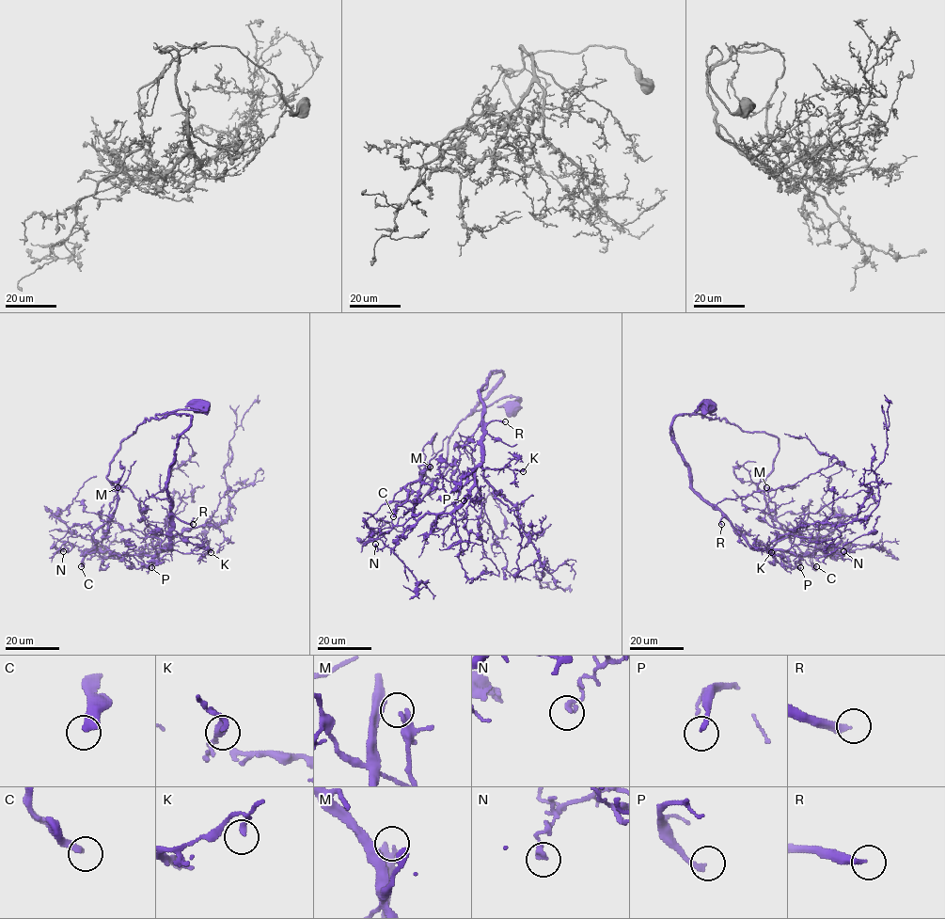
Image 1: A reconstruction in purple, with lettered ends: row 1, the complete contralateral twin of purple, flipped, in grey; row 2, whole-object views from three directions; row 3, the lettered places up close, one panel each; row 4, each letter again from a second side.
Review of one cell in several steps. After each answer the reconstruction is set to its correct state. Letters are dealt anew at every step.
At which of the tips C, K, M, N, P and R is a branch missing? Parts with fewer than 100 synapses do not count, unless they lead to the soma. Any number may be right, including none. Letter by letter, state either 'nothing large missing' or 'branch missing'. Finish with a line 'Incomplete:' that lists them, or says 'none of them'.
C: branch missing
K: nothing large missing
M: nothing large missing
N: nothing large missing
P: nothing large missing
R: branch missing
Incomplete: C, R

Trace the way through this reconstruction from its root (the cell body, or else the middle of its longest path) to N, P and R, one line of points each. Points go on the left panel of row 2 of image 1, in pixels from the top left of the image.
N: (199, 405), (204, 411), (146, 419), (120, 443), (106, 477), (118, 495), (106, 548), (70, 544), (63, 551)
P: (199, 405), (204, 411), (156, 415), (188, 414), (190, 424), (179, 436), (169, 467), (169, 548), (151, 567)
R: (199, 405), (204, 411), (179, 409), (156, 415), (190, 416), (169, 467), (166, 495), (172, 514), (193, 524)

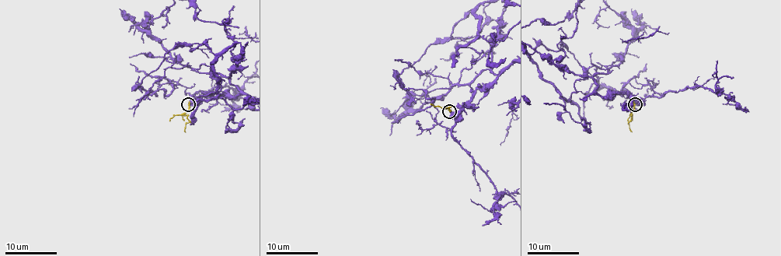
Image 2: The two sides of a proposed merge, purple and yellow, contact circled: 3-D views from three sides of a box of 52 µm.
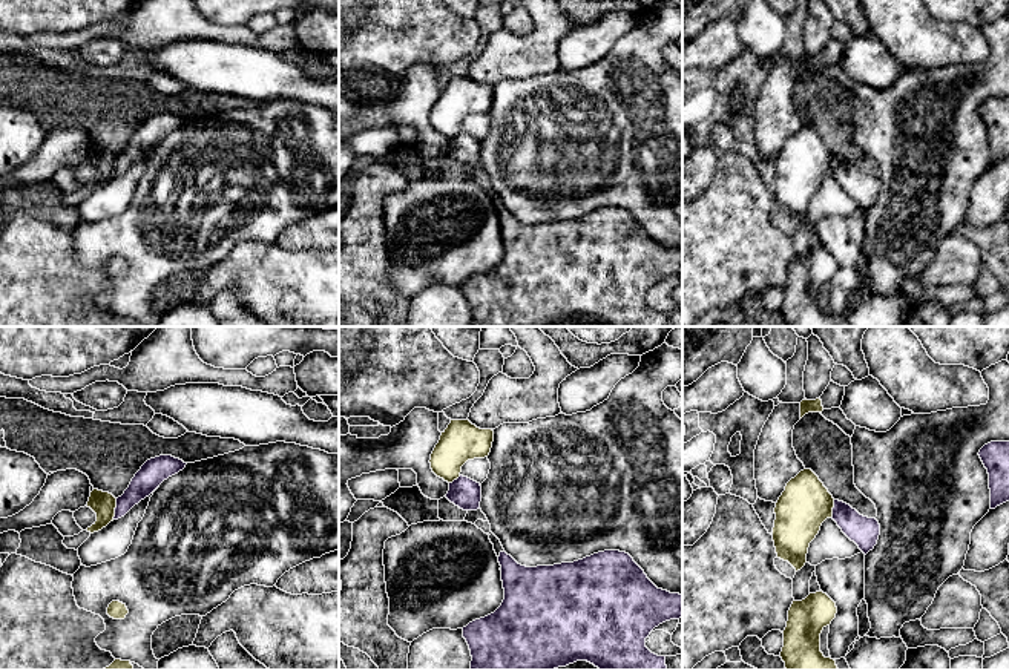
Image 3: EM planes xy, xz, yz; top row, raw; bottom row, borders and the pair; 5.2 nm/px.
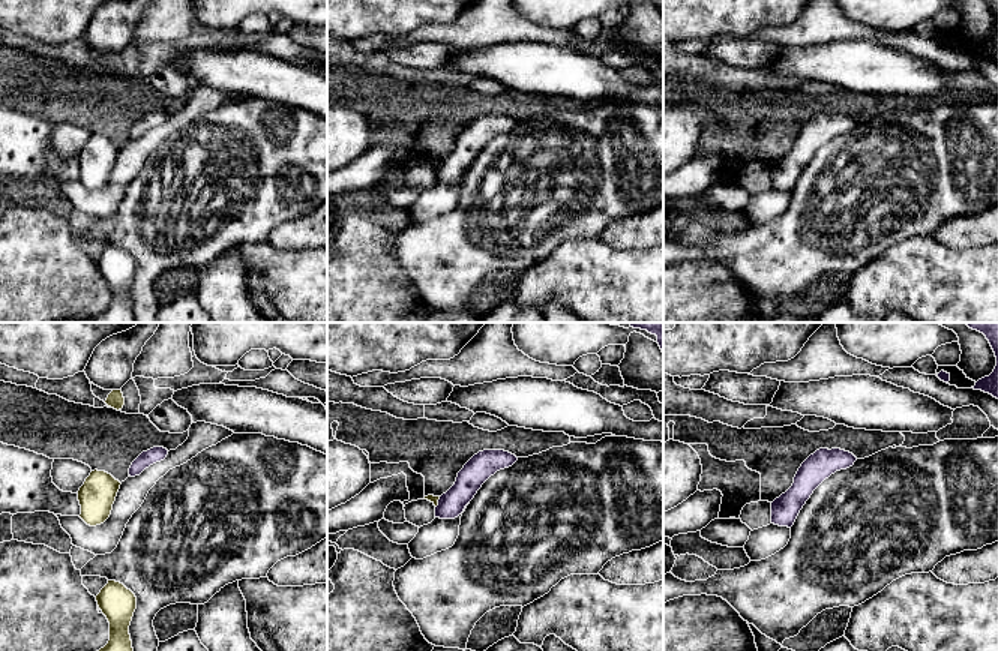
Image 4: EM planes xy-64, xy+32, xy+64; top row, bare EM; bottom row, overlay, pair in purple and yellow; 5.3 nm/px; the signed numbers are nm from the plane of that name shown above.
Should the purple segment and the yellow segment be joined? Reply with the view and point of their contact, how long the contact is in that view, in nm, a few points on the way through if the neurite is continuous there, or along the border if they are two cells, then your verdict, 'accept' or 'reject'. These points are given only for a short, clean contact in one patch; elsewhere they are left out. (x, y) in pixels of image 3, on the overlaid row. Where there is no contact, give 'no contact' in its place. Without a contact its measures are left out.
contact xy (115, 509); length 110 nm; border xy (117, 499), (112, 518); reject

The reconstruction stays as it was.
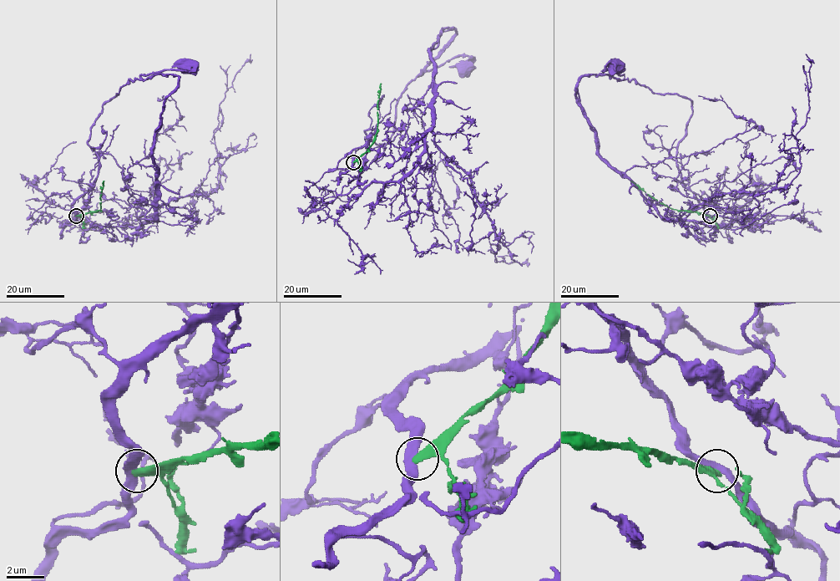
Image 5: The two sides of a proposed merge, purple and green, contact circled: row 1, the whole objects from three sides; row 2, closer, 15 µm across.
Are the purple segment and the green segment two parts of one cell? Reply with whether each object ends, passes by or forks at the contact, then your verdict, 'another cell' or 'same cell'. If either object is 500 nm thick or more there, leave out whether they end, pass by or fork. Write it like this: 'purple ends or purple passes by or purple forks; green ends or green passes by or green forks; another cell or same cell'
purple passes by; green ends; another cell

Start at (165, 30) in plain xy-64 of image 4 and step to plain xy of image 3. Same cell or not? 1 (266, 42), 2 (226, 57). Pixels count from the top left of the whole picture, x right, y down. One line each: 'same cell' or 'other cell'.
1: same cell
2: other cell

